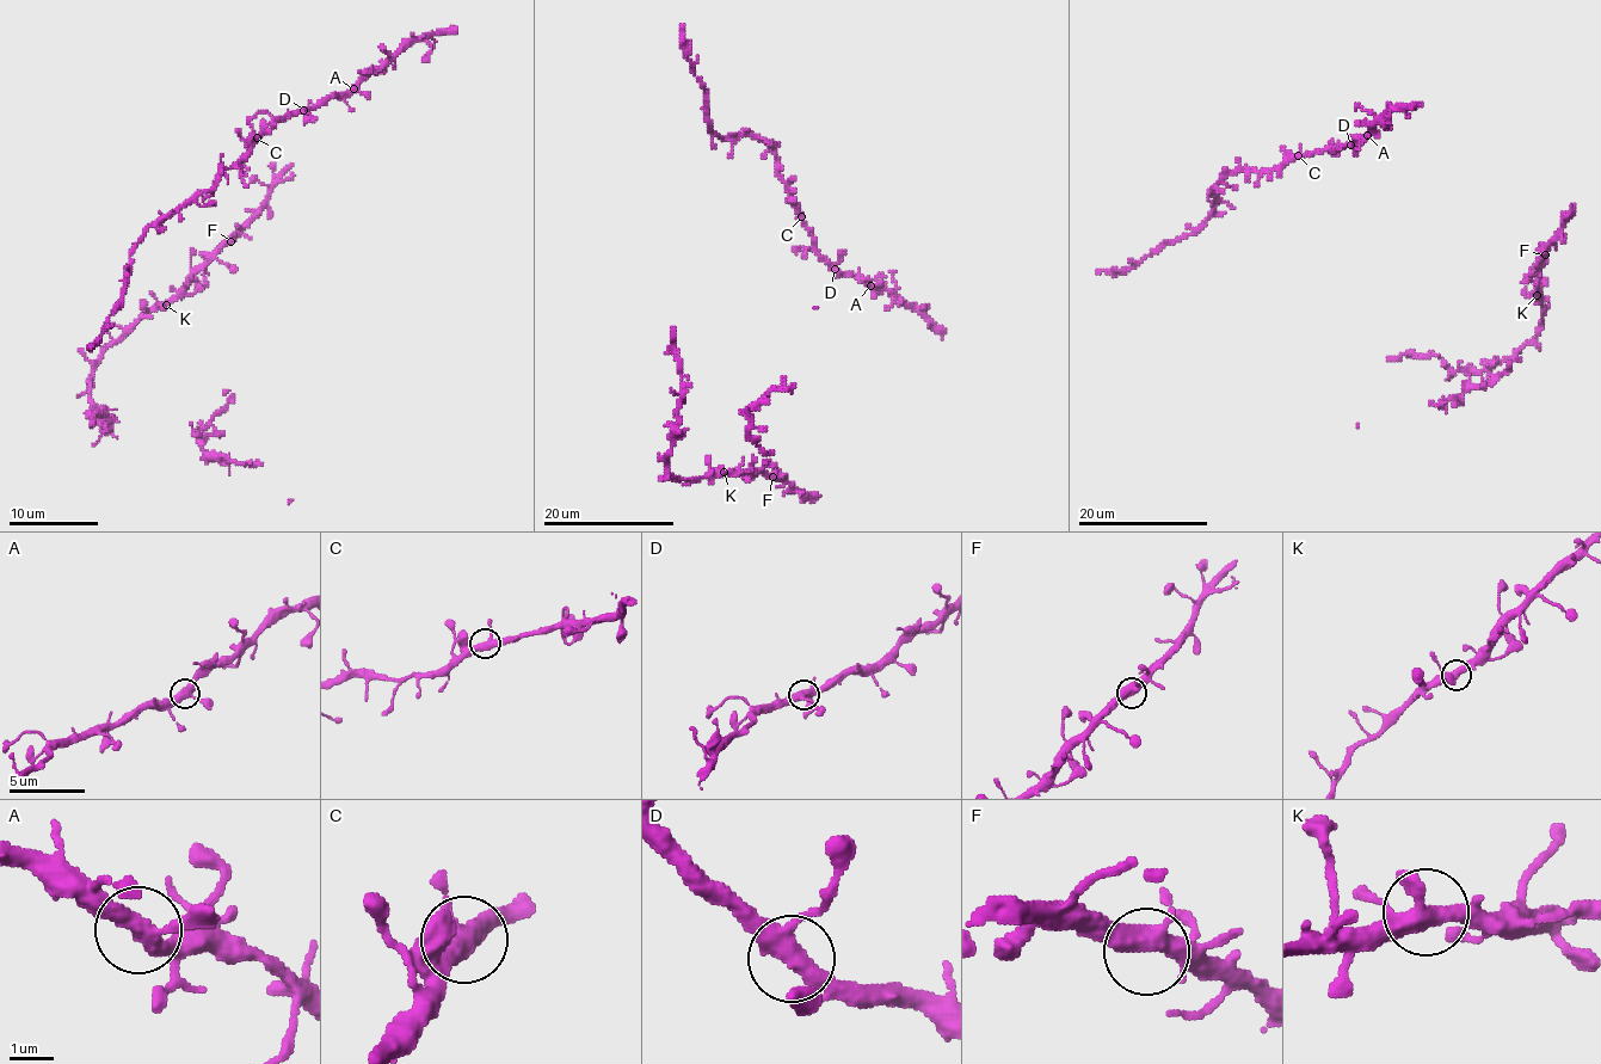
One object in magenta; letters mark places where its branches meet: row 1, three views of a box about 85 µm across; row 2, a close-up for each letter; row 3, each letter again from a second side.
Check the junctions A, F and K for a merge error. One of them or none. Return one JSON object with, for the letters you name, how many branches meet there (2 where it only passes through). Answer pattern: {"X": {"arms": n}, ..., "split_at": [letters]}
{"split_at": []}

